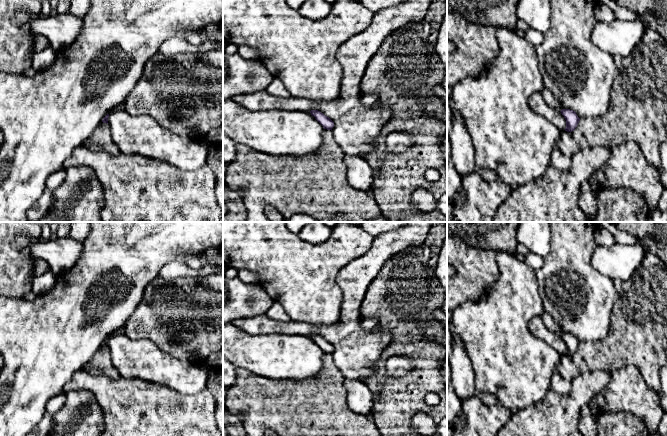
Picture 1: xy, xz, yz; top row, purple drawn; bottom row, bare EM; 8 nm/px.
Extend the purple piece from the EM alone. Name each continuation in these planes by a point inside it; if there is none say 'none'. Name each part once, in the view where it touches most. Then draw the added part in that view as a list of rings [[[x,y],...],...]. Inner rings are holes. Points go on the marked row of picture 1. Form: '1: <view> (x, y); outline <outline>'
none

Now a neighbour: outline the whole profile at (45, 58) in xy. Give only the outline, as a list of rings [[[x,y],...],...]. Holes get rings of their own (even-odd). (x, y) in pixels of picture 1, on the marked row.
[[[51,46],[34,53],[32,58],[32,67],[36,71],[50,67],[55,62],[57,53],[58,52],[55,51]]]

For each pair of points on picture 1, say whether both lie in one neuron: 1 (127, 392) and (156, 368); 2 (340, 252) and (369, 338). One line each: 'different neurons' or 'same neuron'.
1: different neurons
2: different neurons

